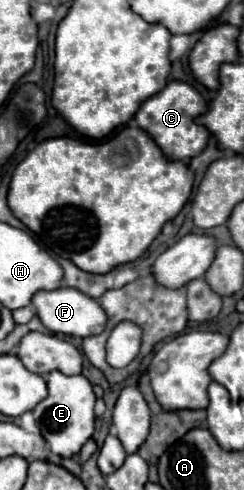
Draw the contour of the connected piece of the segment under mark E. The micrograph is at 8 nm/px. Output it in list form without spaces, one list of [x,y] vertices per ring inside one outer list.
[[[58,370],[48,374],[48,396],[32,410],[40,434],[50,444],[50,450],[62,458],[72,458],[80,452],[86,440],[94,432],[94,402],[96,396],[92,392],[92,384],[82,376],[66,376]]]

